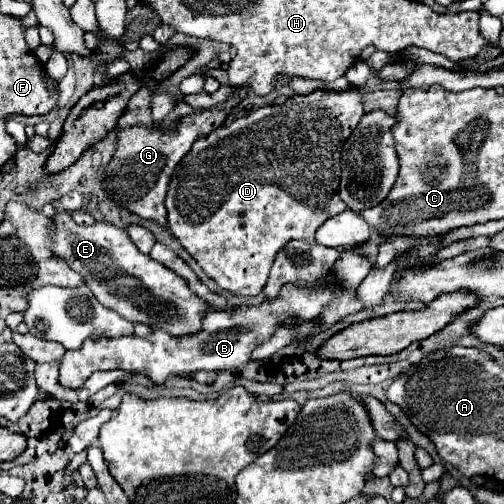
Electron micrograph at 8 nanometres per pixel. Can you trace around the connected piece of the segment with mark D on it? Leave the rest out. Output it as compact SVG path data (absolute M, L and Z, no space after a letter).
M319 89L307 95L293 95L283 105L255 109L247 117L235 119L231 125L219 127L211 135L195 141L185 159L175 167L165 199L169 229L221 289L259 295L283 243L291 239L313 243L317 227L347 209L339 197L339 151L365 115L365 95L363 89Z

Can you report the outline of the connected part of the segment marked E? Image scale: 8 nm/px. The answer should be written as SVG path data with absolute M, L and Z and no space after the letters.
M55 217L55 227L55 253L63 257L71 269L83 275L85 285L91 287L99 303L117 311L123 319L131 323L145 323L173 337L181 337L197 333L203 317L213 311L205 299L197 297L189 289L189 283L183 277L153 261L149 255L143 255L123 229L111 223L79 227L71 217Z

